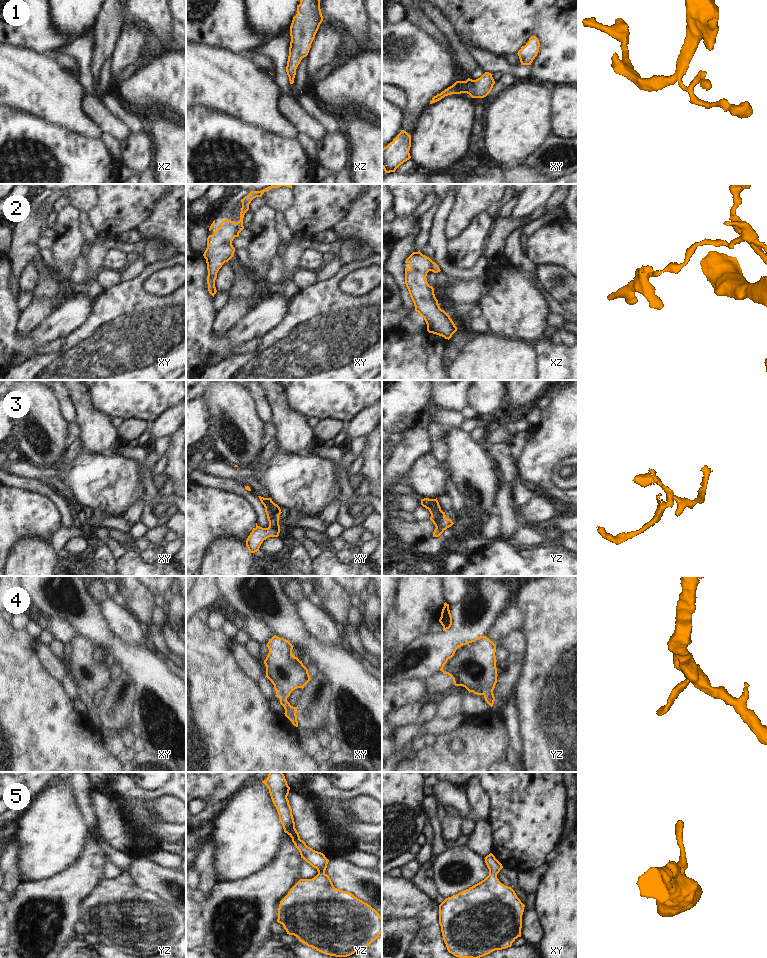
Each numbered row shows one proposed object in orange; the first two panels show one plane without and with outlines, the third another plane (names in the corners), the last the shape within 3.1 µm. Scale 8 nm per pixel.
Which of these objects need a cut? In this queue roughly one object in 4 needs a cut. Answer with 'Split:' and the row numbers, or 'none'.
Split: 2.

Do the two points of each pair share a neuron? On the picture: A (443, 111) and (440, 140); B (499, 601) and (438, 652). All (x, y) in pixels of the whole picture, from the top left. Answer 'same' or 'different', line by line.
A: same
B: same

